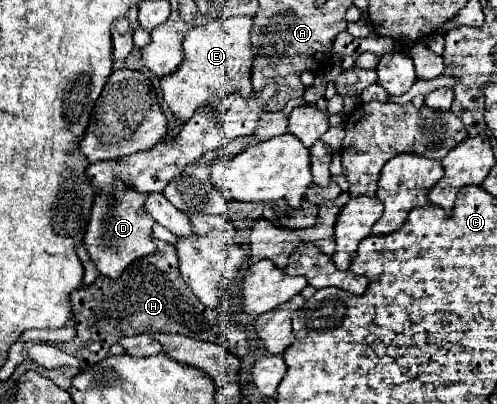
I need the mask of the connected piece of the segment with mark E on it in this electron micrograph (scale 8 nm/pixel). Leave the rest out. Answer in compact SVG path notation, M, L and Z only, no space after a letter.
M233 16L227 20L215 18L205 26L195 26L189 30L183 42L183 66L179 66L179 70L175 70L173 74L161 78L163 98L177 120L189 120L197 108L205 104L213 106L233 92L239 92L245 98L251 96L251 66L255 60L251 30L251 16Z

